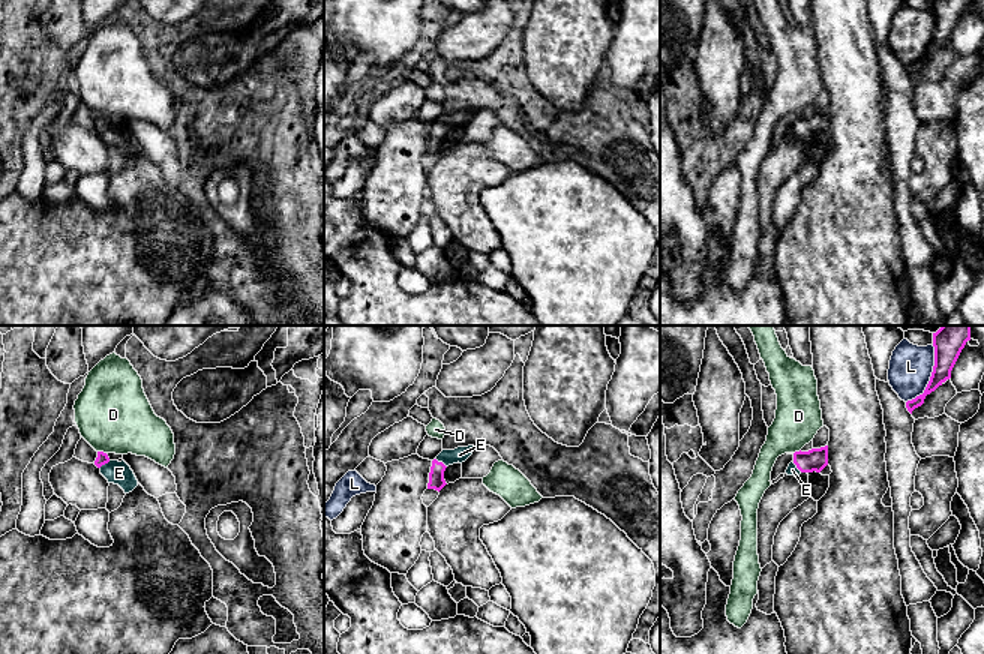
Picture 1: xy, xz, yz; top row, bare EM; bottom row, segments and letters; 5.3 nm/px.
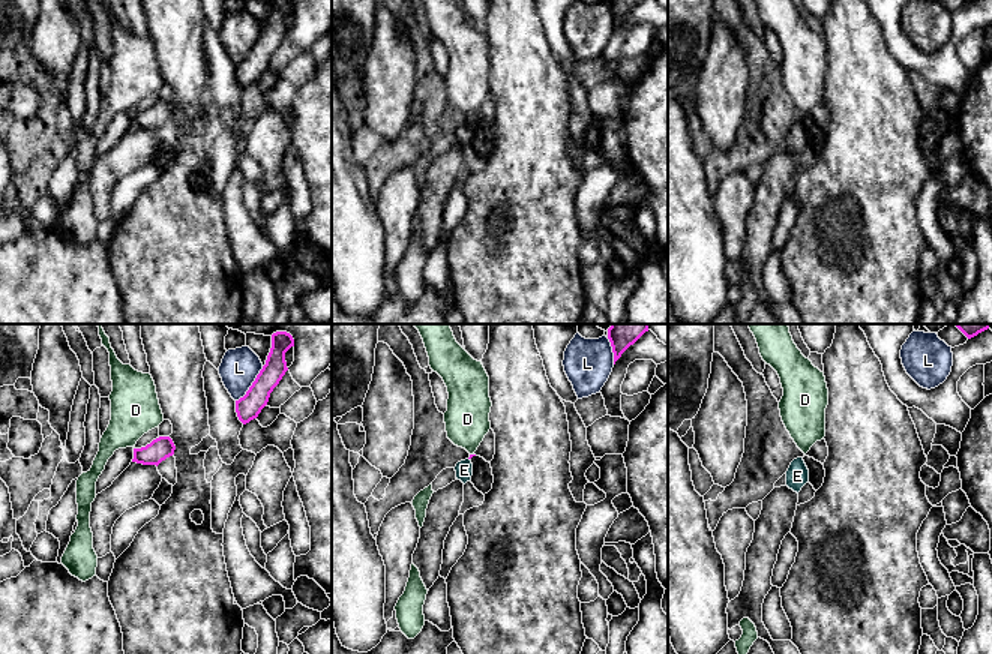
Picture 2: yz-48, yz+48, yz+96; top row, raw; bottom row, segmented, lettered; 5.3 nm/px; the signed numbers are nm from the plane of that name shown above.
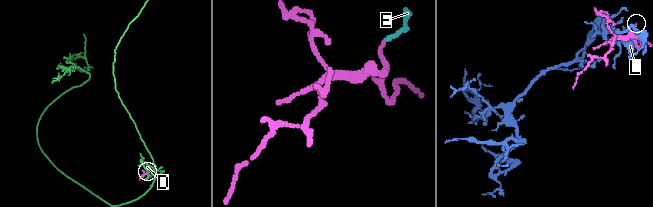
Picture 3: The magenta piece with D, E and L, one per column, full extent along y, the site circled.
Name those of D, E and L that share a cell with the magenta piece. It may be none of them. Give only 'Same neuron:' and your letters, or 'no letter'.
Same neuron: E

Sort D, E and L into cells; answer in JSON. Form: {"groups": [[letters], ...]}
{"groups": [["D"], ["E"], ["L"]]}

